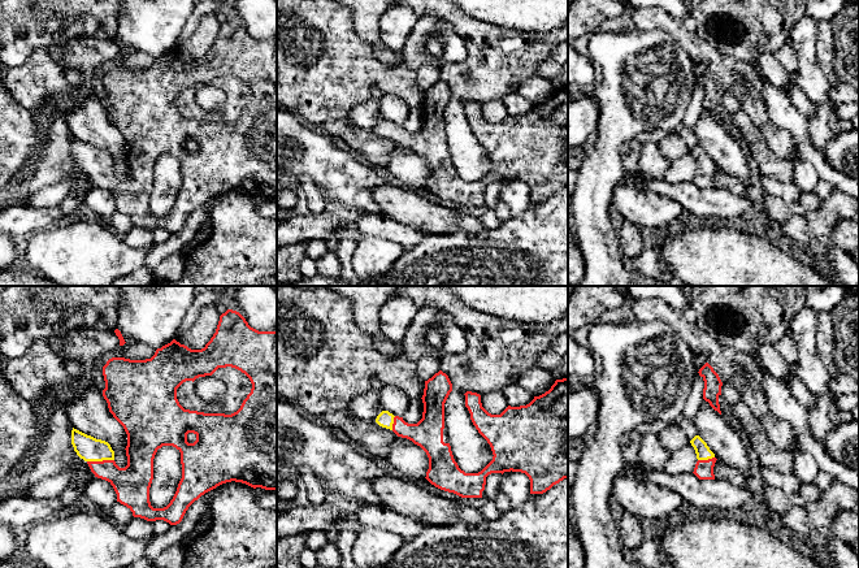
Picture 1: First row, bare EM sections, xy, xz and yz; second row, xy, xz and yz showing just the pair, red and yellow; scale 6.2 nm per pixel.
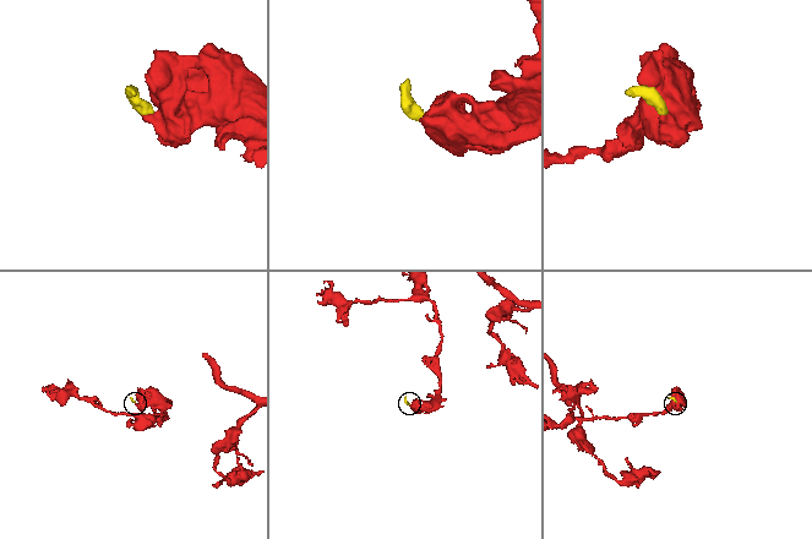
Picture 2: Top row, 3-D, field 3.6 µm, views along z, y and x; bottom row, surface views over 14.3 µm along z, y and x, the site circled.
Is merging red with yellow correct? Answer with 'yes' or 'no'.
yes

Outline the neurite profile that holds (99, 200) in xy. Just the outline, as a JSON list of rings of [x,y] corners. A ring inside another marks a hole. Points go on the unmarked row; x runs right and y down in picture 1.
[[[94,186],[83,199],[83,207],[95,212],[104,221],[109,221],[117,211],[117,203],[110,191]]]

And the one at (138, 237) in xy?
[[[133,226],[123,237],[123,240],[134,248],[151,250],[155,246],[152,230],[147,230],[140,226]]]

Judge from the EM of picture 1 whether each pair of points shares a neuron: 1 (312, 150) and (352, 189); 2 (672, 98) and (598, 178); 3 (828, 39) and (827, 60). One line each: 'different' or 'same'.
1: same
2: same
3: same

